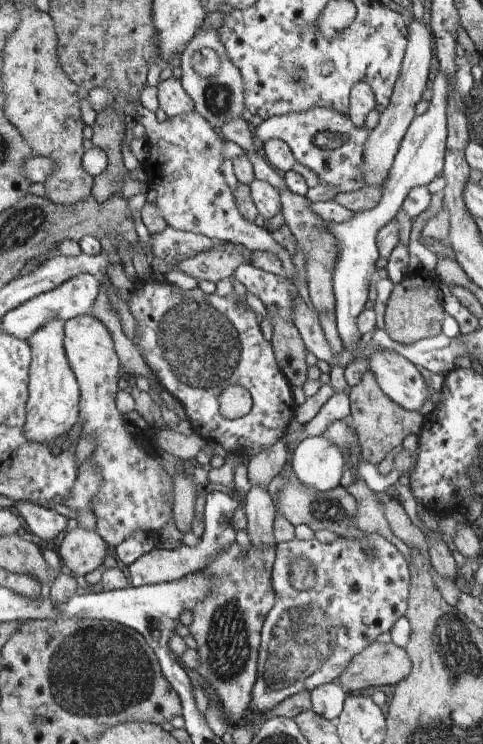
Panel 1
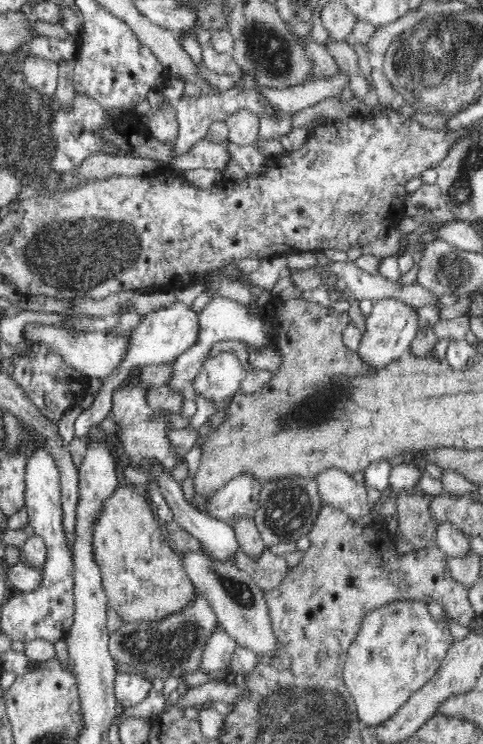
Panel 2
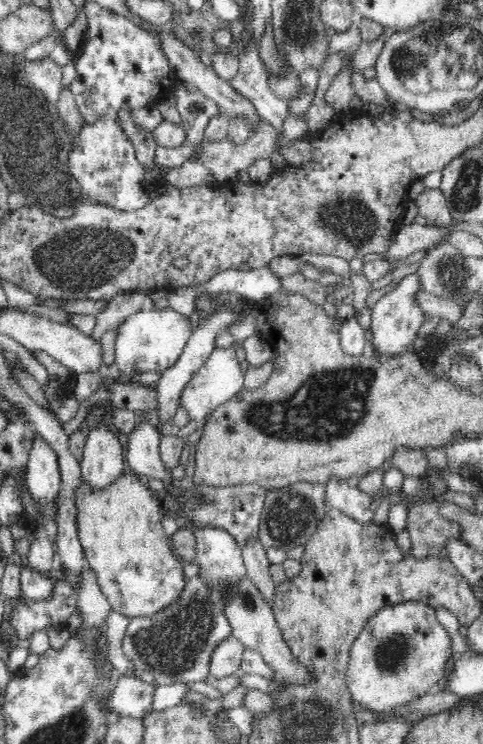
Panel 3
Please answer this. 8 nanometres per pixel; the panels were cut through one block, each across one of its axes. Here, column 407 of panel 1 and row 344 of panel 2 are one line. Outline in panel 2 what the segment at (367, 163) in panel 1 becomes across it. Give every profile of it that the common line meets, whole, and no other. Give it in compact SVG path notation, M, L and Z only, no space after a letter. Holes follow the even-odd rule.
M30 325L25 331L25 336L31 340L43 340L43 342L50 343L58 354L61 354L67 365L71 368L79 370L84 376L107 379L114 370L119 368L119 365L124 361L127 349L129 348L129 341L131 336L124 334L124 336L114 336L108 331L102 332L99 330L87 330L77 332L77 330L58 329L58 327L36 327Z

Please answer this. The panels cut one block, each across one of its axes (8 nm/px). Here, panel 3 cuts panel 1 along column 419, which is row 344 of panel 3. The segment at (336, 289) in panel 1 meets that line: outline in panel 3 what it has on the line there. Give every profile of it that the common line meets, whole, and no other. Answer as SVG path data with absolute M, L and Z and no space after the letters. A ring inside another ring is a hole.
M150 306L128 316L117 328L115 364L120 375L124 376L133 376L136 372L147 371L164 373L168 368L174 367L193 334L191 320L181 312L169 308L158 311Z

